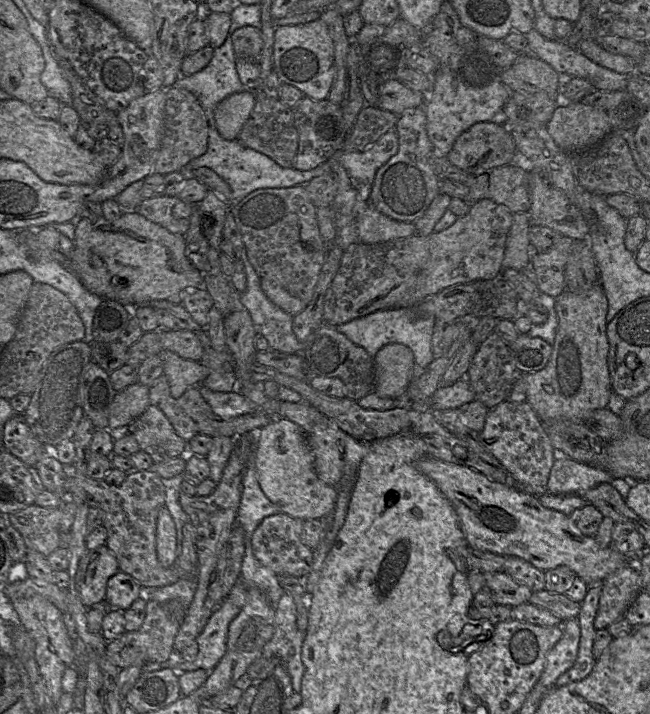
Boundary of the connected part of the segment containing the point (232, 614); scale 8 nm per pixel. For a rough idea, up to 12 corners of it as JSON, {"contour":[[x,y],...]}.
{"contour":[[237,581],[196,638],[194,661],[146,662],[142,673],[213,669],[226,653],[229,624],[247,601]]}

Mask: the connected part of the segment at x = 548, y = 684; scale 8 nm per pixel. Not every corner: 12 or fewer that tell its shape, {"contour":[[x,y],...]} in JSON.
{"contour":[[578,618],[562,624],[563,636],[548,653],[537,683],[549,690],[576,662]]}

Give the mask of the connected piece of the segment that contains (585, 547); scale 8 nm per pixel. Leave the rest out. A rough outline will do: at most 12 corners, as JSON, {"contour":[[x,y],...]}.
{"contour":[[469,466],[416,467],[469,546],[602,584],[628,560]]}

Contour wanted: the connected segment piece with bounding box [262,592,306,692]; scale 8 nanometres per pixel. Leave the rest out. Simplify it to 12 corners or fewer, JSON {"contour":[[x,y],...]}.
{"contour":[[294,598],[276,607],[274,635],[262,657],[279,659],[300,692],[306,633],[297,628]]}

